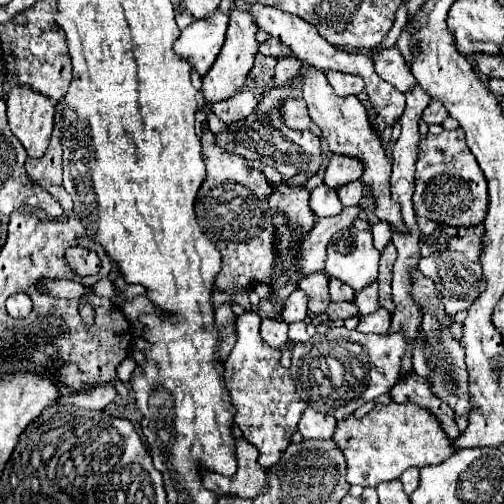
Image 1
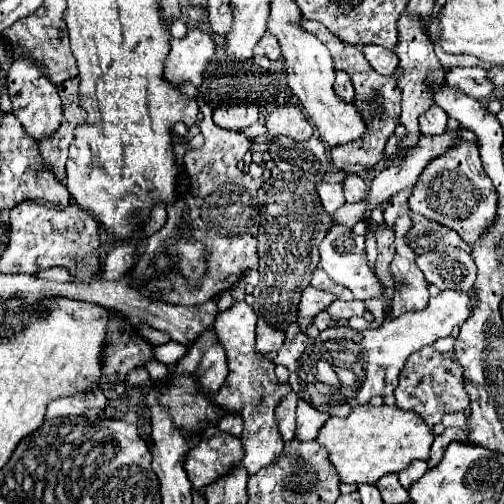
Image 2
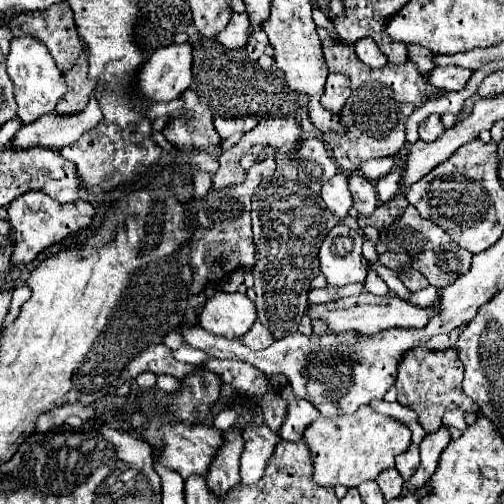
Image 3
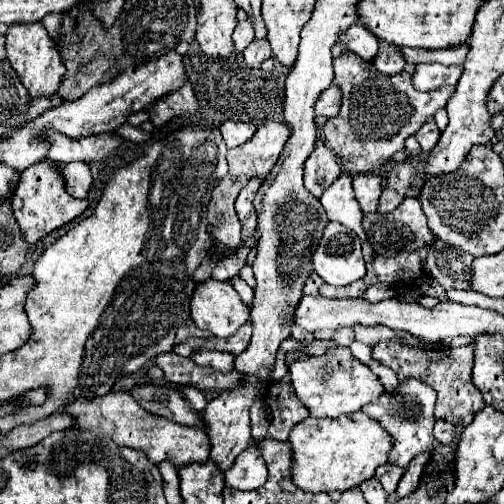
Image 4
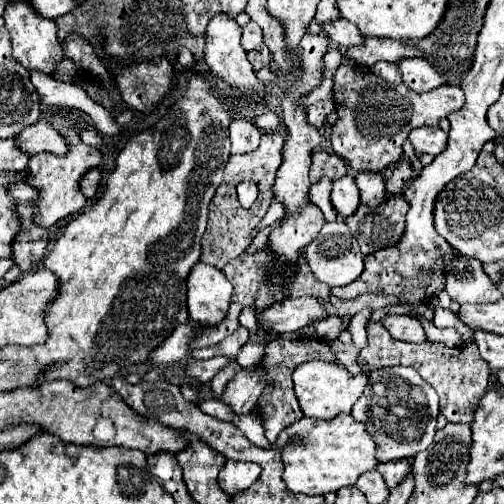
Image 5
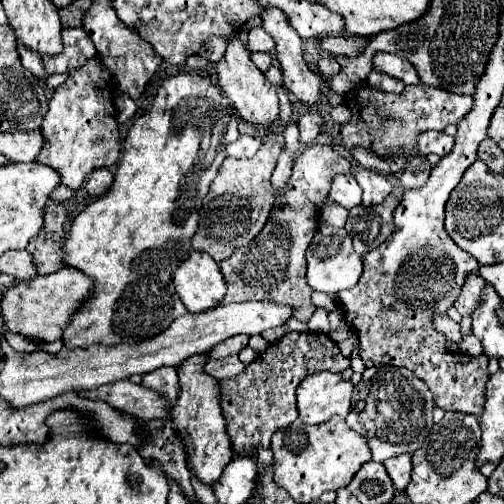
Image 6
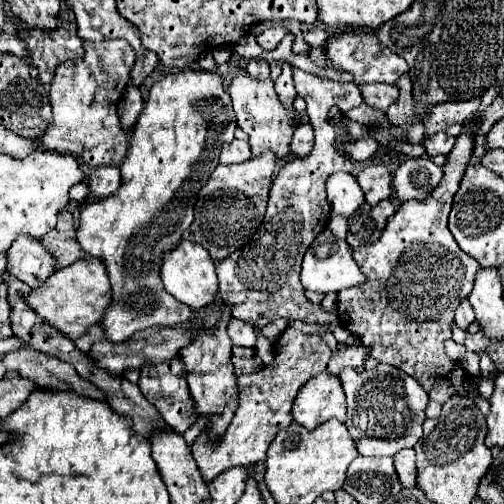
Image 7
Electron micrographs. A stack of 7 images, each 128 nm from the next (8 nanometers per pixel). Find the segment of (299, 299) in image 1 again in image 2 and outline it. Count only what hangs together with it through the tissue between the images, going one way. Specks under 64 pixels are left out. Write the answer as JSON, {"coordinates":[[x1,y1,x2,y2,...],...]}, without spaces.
{"coordinates":[[308,286,308,288,302,292,298,316,314,318,318,312,326,310,334,300,336,300,336,296,332,296,330,292,324,292,324,290,318,290,318,288,314,288,314,286]]}

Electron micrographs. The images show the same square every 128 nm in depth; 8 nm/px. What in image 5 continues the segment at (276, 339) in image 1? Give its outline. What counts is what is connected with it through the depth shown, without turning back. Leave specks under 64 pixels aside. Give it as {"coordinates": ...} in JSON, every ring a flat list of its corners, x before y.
{"coordinates":[[238,328,234,334,226,336,222,342,218,342,216,346,212,348,204,348,204,350,192,350,192,356,198,358,198,360,204,360,204,358,212,358,212,356,228,356,228,358,234,358,238,354,238,350,248,342,248,330,246,328]]}

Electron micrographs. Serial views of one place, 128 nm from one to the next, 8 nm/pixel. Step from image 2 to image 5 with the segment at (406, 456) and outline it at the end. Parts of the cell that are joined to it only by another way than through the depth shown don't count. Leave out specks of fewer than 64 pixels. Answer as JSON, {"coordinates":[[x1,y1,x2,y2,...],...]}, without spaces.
{"coordinates":[[346,414,332,420,302,418,280,432,276,448,282,452,284,462,282,480,294,494,320,496,326,492,336,492,342,486,356,484,360,474,376,468,378,464,376,442,366,432,366,426]]}

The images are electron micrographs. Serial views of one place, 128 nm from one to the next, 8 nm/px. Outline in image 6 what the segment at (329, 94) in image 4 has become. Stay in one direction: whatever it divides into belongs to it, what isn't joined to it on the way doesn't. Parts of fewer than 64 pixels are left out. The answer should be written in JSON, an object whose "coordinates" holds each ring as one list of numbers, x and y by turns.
{"coordinates":[[306,110,300,120,298,120,298,128,300,128,300,142,302,144,310,144,312,140,316,140,316,136,320,134,320,124,322,118,318,112,314,110]]}

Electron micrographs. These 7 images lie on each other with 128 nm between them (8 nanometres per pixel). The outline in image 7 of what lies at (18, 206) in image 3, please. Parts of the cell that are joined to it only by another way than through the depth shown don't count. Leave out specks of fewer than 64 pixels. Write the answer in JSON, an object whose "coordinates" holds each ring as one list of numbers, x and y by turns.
{"coordinates":[[102,40,84,44,80,60,60,64,50,84,54,120,42,138,42,146,50,152,76,156,88,166,120,166,128,152,128,134,120,126,116,108,130,82,134,62,136,52,126,40]]}

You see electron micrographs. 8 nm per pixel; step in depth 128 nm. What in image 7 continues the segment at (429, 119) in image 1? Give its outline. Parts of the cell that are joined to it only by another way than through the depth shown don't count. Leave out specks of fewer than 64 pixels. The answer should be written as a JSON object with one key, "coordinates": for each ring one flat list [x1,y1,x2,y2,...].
{"coordinates":[[438,132,436,136,430,136,424,140,424,146,426,146,426,152,428,156,436,156,436,154,448,154,454,146,456,138,452,136,446,136,444,132]]}

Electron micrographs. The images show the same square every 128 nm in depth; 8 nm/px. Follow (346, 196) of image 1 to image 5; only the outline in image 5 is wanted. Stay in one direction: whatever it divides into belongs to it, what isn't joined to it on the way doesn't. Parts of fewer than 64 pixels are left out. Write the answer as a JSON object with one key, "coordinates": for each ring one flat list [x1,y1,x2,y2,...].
{"coordinates":[[358,172,356,184,362,196,362,204,376,208,386,198,386,184,378,172]]}

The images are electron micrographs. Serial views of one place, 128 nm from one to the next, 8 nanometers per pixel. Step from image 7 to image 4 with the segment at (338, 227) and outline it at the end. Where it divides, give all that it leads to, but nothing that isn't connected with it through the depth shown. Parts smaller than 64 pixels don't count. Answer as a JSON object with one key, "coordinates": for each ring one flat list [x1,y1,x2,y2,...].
{"coordinates":[[318,144,304,166,304,186,314,196,320,196,324,188,328,188,328,184,332,184,340,174,342,168,338,166,334,152,328,146]]}

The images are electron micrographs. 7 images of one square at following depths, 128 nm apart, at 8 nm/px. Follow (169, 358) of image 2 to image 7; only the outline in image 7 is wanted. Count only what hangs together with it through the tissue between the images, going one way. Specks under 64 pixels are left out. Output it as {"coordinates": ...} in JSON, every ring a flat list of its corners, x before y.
{"coordinates":[[286,328,286,332,276,340,274,346,276,354,272,364,264,366,260,372,238,376,238,406,226,432,218,440,214,440,210,438,208,430,202,430,196,442,192,444,192,456,200,468,204,482,208,484,228,468,256,464,266,458,266,450,270,448,276,434,288,428,288,424,292,424,290,408,294,404,296,394,310,378,314,378,320,372,338,376,338,372,342,372,348,366,352,368,362,366,364,360,370,356,370,348,364,344,360,346,338,344,332,350,318,336,302,334,296,328]]}

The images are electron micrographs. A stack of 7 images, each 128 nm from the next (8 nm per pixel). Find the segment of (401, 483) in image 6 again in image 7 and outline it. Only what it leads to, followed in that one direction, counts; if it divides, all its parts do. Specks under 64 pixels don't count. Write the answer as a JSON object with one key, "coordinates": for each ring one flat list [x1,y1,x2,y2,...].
{"coordinates":[[412,448,400,450,394,456,394,466,396,466,396,472,398,472,404,488,416,486,416,462,414,462,414,450]]}

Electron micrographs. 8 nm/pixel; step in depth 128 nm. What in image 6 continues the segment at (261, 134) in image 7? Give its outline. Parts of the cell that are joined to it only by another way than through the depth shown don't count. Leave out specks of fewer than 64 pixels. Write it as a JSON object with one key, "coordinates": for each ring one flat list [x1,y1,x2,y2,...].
{"coordinates":[[238,36,228,38,228,48,224,58,218,62,218,84,222,88,222,92,232,100,234,108,238,110,240,118,250,122,250,124,258,124,262,128,270,128,270,126,278,126,278,96,276,96,276,86,272,82,268,82,268,78,252,64,250,60,250,52,248,48,244,48,238,42]]}

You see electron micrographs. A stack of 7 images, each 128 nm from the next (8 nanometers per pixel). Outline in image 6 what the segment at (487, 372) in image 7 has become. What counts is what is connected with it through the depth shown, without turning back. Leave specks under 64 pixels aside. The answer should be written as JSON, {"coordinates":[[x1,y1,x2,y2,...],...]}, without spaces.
{"coordinates":[[472,334,462,338,462,342,458,344,458,350,460,350,462,354,468,354,468,356,484,356,480,340,476,340]]}

